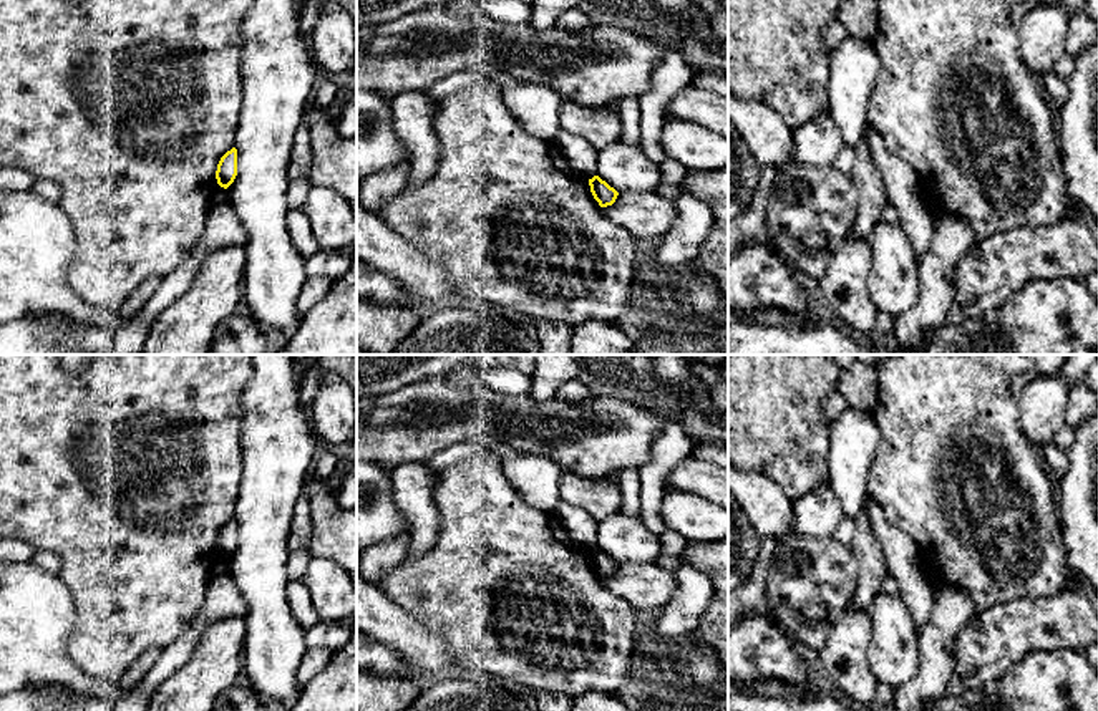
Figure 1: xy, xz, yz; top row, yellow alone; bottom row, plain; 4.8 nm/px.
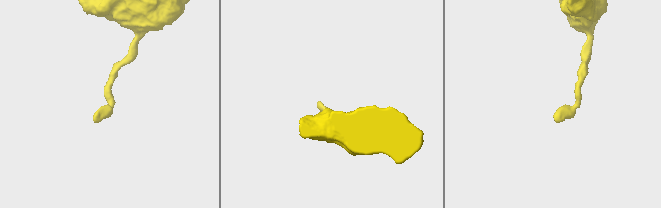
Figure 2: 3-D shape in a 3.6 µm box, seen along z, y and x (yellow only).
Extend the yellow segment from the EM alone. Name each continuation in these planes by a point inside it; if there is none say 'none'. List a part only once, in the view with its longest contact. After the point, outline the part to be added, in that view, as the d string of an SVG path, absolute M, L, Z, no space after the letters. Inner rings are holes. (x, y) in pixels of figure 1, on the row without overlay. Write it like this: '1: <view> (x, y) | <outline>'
none

